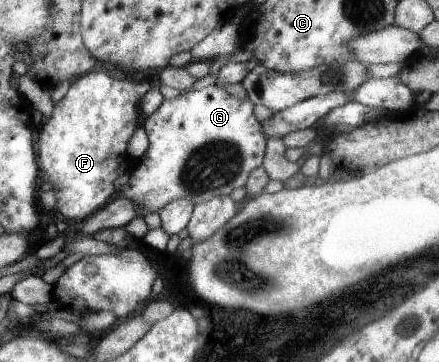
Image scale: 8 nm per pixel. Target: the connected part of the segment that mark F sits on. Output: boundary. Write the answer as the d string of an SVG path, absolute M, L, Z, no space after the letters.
M100 67L96 72L84 73L70 81L65 96L53 104L53 112L47 122L41 126L37 138L37 162L41 174L41 182L51 184L55 198L55 207L64 219L83 220L88 214L103 208L103 204L111 198L115 188L111 186L118 175L119 164L123 164L125 146L141 126L140 100L153 86L151 79L134 82L128 75L117 79L106 74L106 68Z

